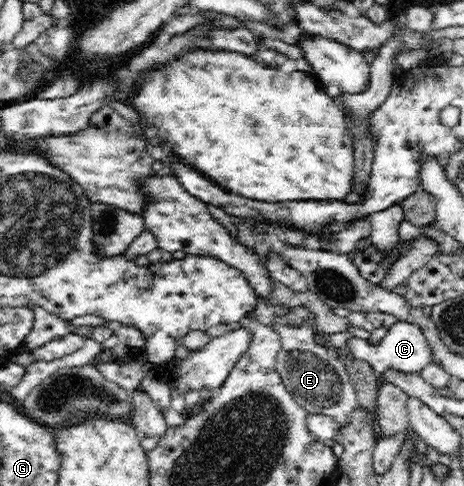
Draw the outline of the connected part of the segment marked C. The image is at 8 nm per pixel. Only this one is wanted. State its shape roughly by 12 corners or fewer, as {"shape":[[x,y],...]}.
{"shape":[[396,321],[377,345],[351,337],[352,357],[382,377],[434,362],[417,325]]}

